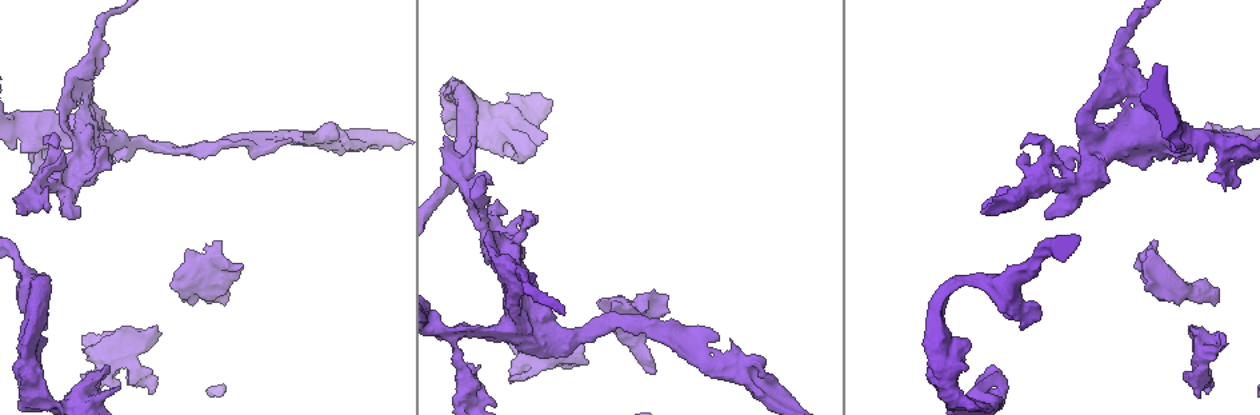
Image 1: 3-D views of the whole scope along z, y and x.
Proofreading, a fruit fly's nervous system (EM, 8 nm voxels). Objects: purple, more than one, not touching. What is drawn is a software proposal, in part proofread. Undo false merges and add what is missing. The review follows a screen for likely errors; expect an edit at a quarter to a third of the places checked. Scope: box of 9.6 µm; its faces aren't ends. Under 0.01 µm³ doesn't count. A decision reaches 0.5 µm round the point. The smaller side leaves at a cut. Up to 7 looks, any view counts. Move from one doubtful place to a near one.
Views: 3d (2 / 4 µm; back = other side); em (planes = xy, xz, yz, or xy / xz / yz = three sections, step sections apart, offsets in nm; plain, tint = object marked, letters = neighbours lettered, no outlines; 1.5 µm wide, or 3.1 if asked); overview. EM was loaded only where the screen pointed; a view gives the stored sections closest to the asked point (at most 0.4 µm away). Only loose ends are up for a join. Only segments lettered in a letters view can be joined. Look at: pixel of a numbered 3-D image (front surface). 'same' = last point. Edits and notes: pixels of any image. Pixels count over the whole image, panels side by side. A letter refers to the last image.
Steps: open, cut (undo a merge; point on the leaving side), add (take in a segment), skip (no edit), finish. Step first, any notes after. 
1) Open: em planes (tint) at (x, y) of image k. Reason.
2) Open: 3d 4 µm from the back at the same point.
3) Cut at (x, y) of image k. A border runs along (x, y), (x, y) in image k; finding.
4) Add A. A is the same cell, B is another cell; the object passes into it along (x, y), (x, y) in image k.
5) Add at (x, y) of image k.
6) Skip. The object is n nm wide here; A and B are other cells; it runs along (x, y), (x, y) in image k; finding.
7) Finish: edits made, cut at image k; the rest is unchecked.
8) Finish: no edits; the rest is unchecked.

Open: 3d 2 µm at (653, 369) of image 1. Free end.

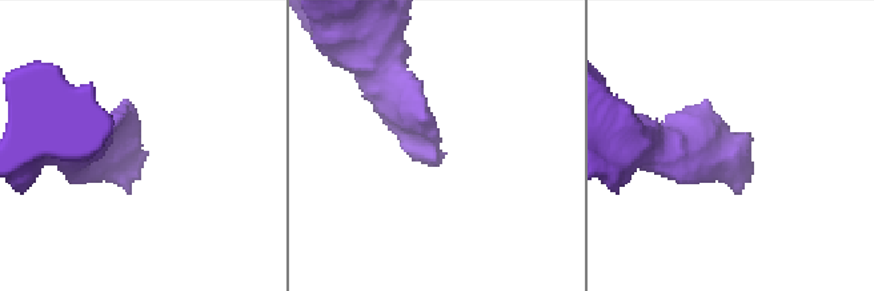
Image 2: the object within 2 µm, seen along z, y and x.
Open: em planes (plain) at (128, 188) of image 2. Now the EM.

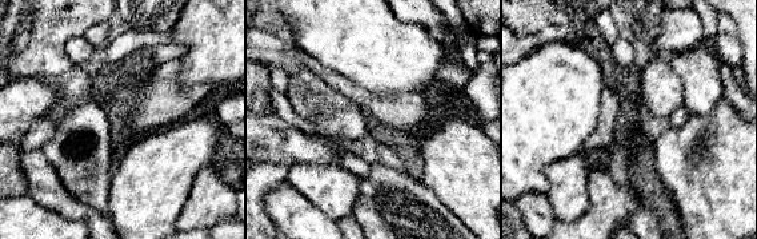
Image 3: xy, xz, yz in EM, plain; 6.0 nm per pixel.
Open: em planes (letters) at the same point. What lies round it.

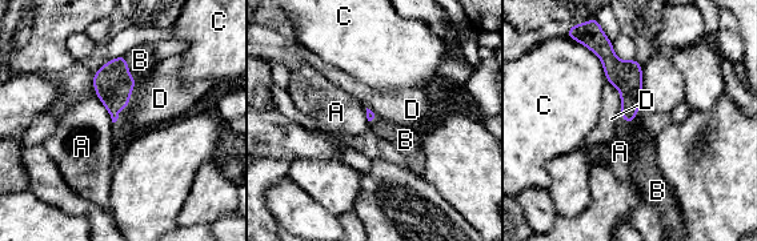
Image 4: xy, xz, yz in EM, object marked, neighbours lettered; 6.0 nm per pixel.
Add B. B is the same cell, A, C and D are other cells; the object passes into it along (112, 83), (132, 91), (140, 60) in image 4; the cell continues.

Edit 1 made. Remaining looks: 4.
Open: overview.

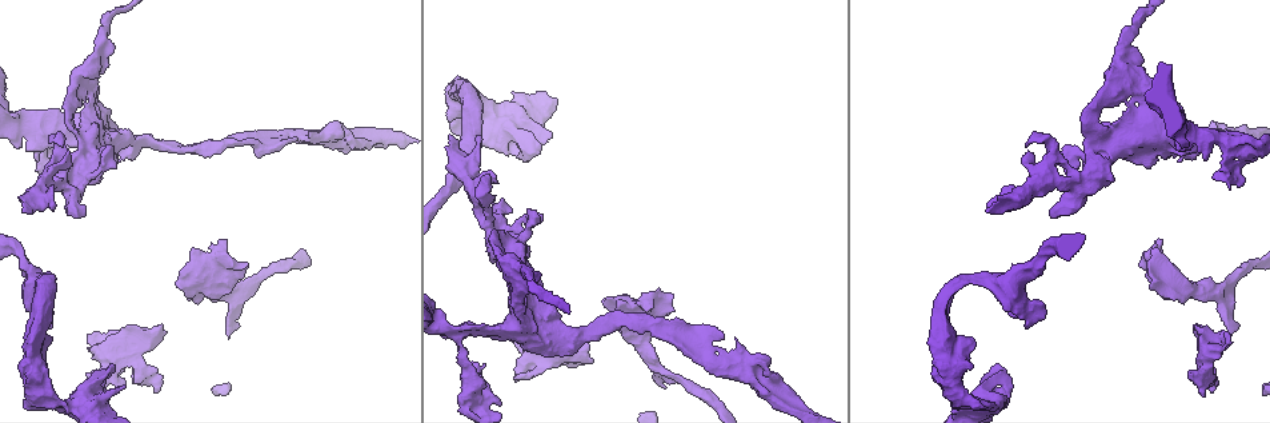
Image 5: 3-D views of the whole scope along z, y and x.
Open: em yz step 8 (tint) at (498, 402) of image 5. Free end.

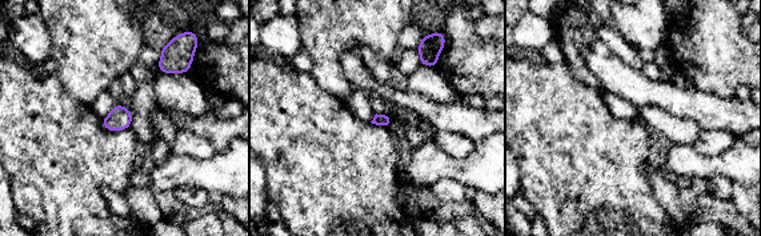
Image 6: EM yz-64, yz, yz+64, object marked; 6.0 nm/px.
Open: em planes (letters) at the same point.

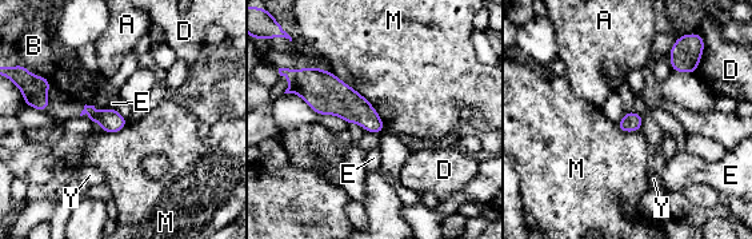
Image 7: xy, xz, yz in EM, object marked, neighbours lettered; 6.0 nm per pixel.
Skip. The longest contact is with M, 340 nm; A, B, D, E, M and Y are other cells; no lettered segment goes on from it.

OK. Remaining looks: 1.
Finish: edits made, add at image 4; the rest is unchecked.

